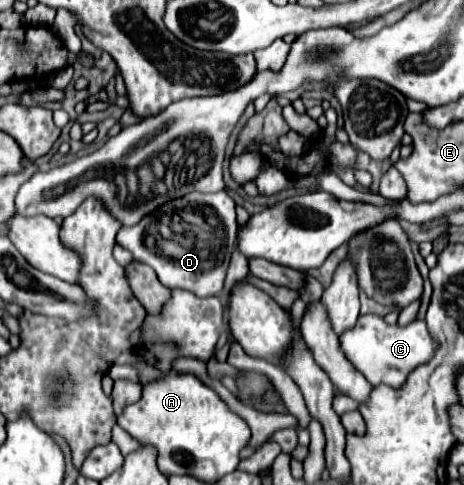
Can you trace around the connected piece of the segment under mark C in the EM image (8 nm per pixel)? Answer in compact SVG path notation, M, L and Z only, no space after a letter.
M366 314L360 316L356 326L350 330L344 330L340 336L340 348L344 356L356 366L358 372L366 376L366 380L376 386L376 384L386 384L392 388L398 388L406 382L408 374L430 360L430 356L436 350L436 342L430 338L430 332L424 324L424 320L414 320L406 328L400 328L398 324L390 326L384 322L384 318L376 314Z

